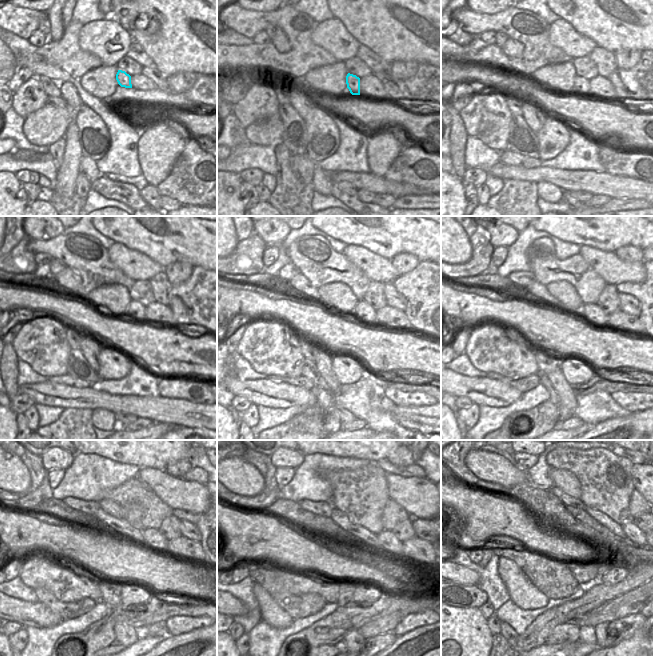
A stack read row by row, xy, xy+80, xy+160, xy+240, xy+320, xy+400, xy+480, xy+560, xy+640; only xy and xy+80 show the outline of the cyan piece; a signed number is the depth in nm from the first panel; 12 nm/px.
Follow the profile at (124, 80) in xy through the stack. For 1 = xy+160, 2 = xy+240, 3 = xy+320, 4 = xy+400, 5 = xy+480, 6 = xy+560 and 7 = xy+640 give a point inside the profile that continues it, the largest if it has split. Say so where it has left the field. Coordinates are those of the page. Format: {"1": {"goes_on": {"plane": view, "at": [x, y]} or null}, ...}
{"1": {"goes_on": {"plane": "xy+160", "at": [581, 85]}}, "2": {"goes_on": {"plane": "xy+240", "at": [136, 310]}}, "3": {"goes_on": {"plane": "xy+320", "at": [363, 311]}}, "4": {"goes_on": {"plane": "xy+400", "at": [592, 313]}}, "5": {"goes_on": {"plane": "xy+480", "at": [154, 538]}}, "6": {"goes_on": {"plane": "xy+560", "at": [391, 544]}}, "7": {"goes_on": {"plane": "xy+640", "at": [635, 538]}}}

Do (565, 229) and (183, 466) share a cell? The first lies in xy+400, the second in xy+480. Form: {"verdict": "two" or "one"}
{"verdict": "two"}

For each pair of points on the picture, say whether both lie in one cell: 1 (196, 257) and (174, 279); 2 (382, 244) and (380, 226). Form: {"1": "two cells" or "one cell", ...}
{"1": "two cells", "2": "one cell"}

